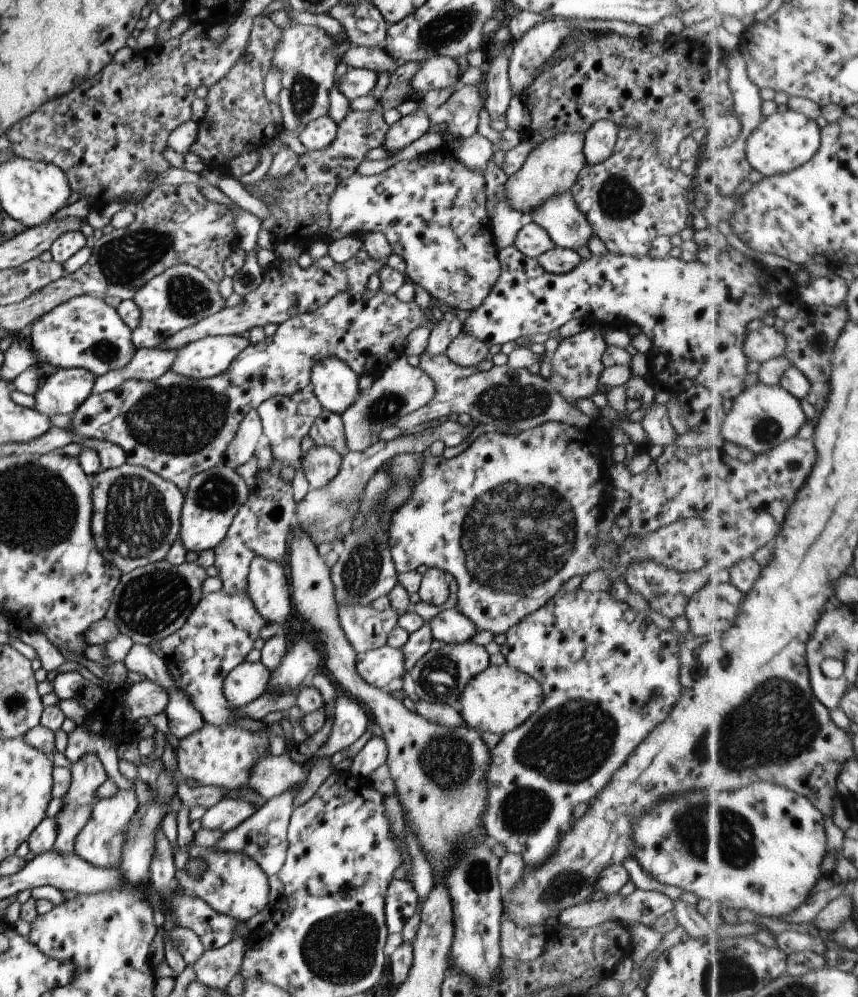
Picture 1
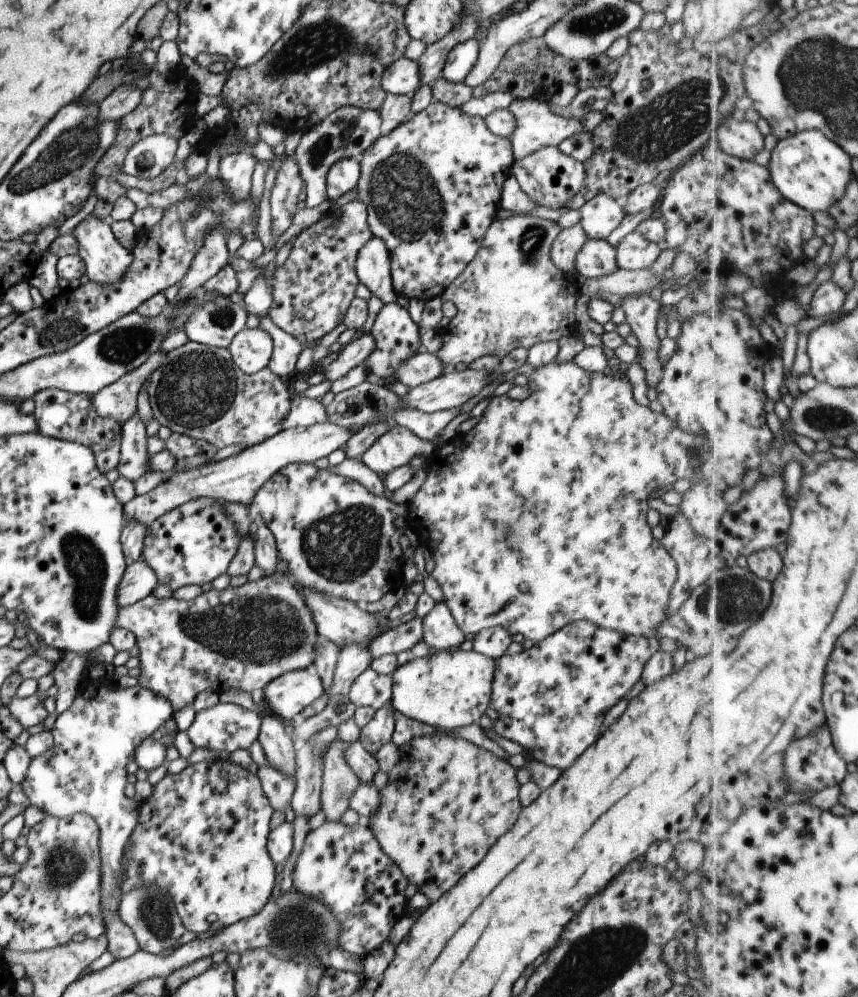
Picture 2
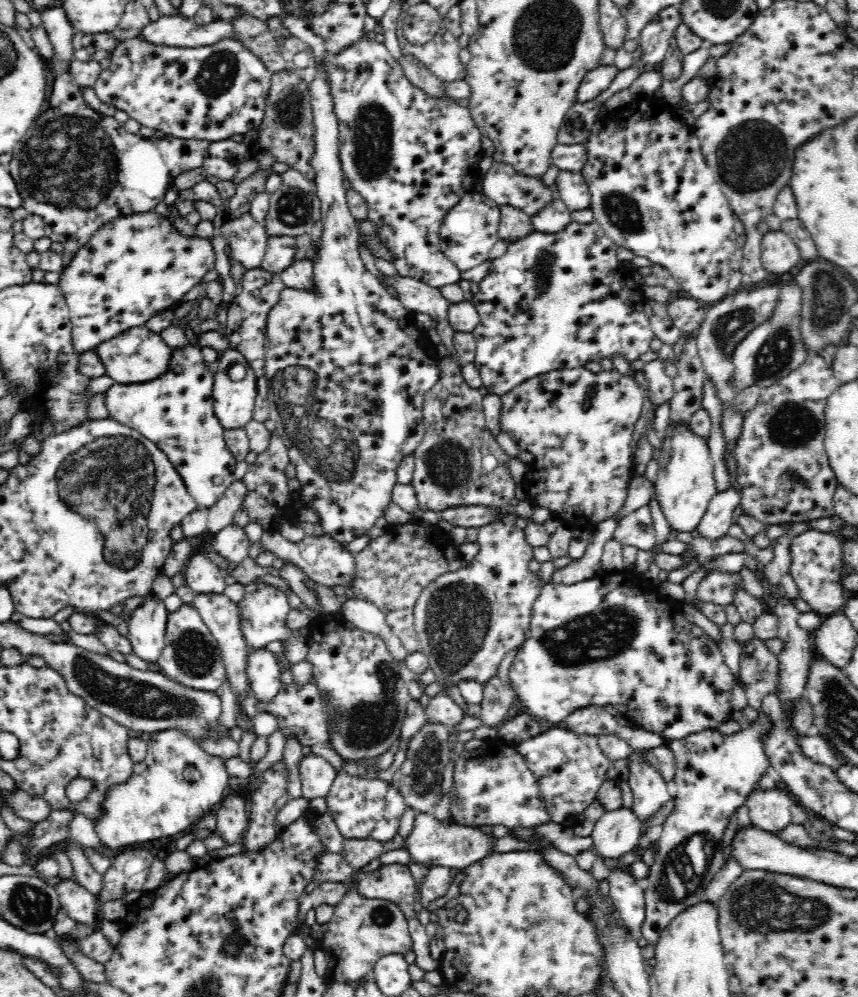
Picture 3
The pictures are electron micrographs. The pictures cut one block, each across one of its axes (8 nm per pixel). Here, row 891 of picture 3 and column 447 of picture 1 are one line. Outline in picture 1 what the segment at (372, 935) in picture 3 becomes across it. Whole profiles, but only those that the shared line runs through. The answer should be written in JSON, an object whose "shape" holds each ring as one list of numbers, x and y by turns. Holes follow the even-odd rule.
{"shape":[[462,331,448,344,445,355,456,366,477,367,486,358,488,350,489,348,485,346,484,342,480,342,478,338,474,338,474,335]]}

